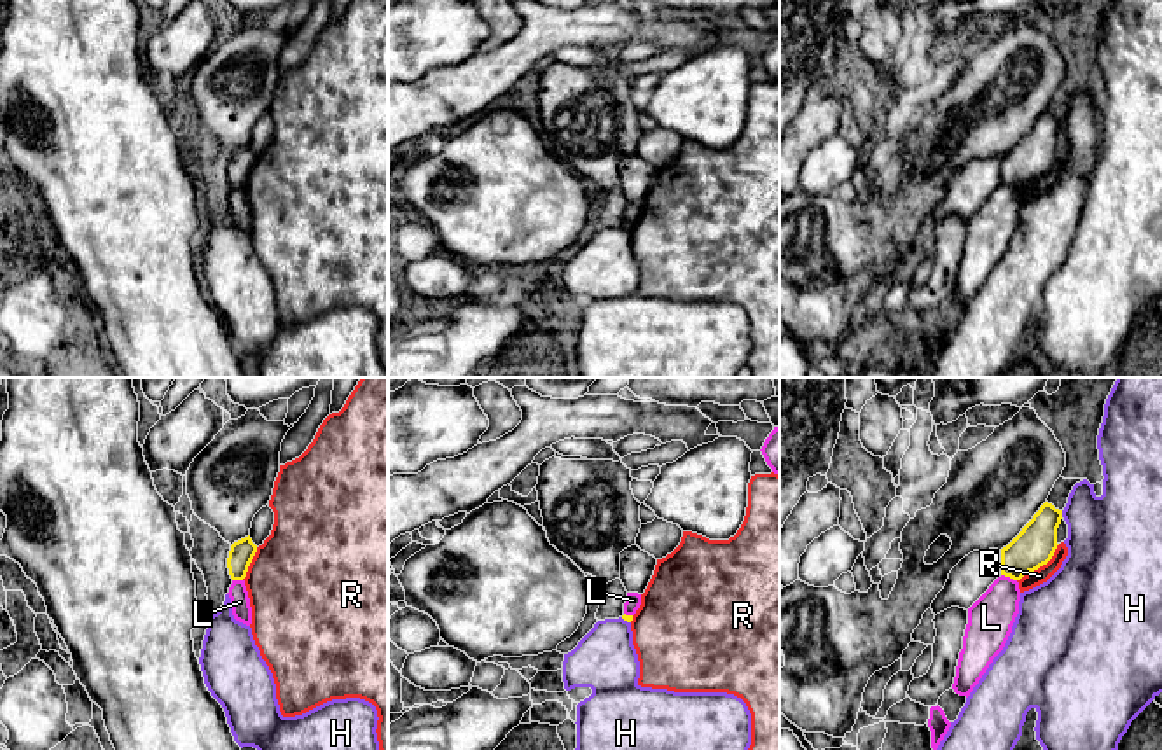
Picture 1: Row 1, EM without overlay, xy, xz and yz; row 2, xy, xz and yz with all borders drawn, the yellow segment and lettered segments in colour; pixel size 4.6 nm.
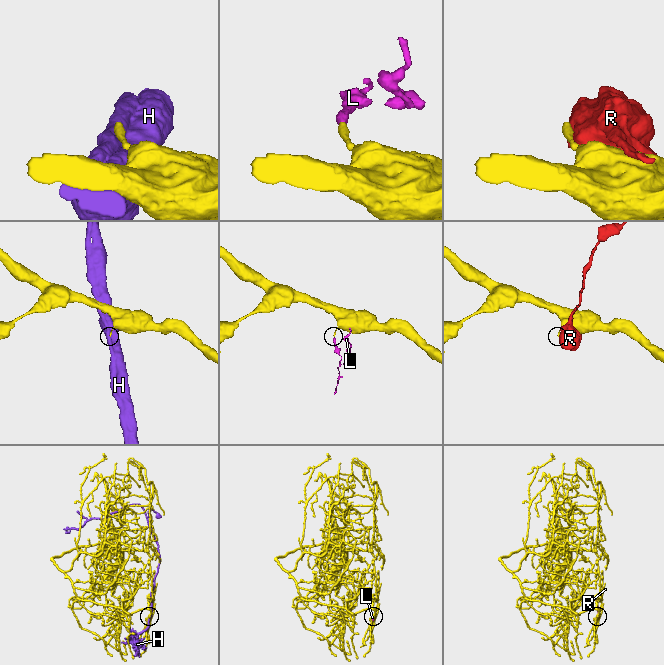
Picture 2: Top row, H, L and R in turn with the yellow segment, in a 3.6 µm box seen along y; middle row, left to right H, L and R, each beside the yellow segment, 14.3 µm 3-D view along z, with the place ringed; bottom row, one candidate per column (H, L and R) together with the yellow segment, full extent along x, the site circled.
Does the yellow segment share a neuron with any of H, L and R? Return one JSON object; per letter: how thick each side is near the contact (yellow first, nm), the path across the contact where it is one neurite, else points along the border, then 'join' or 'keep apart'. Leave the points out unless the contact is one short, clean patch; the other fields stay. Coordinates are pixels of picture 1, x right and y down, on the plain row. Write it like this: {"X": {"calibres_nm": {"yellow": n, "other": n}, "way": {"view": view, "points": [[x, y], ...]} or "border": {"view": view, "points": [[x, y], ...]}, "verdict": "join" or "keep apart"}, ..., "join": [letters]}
{"H": {"calibres_nm": {"yellow": 190, "other": 400}, "verdict": "keep apart"}, "L": {"calibres_nm": {"yellow": 190, "other": 200}, "border": {"view": "yz", "points": [[1002, 182], [1016, 189]]}, "verdict": "keep apart"}, "R": {"calibres_nm": {"yellow": 190, "other": 70}, "verdict": "keep apart"}, "join": []}

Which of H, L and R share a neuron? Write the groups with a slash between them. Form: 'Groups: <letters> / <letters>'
Groups: H / L / R

